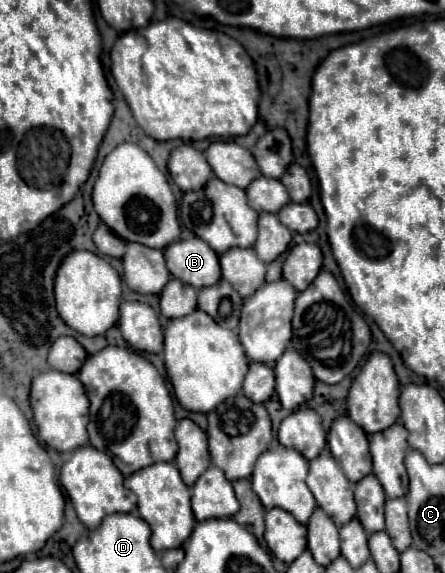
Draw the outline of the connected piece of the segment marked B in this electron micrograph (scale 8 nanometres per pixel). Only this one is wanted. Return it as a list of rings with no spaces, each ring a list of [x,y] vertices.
[[[197,237],[179,239],[165,247],[165,261],[175,279],[193,287],[209,287],[221,279],[217,253]]]

